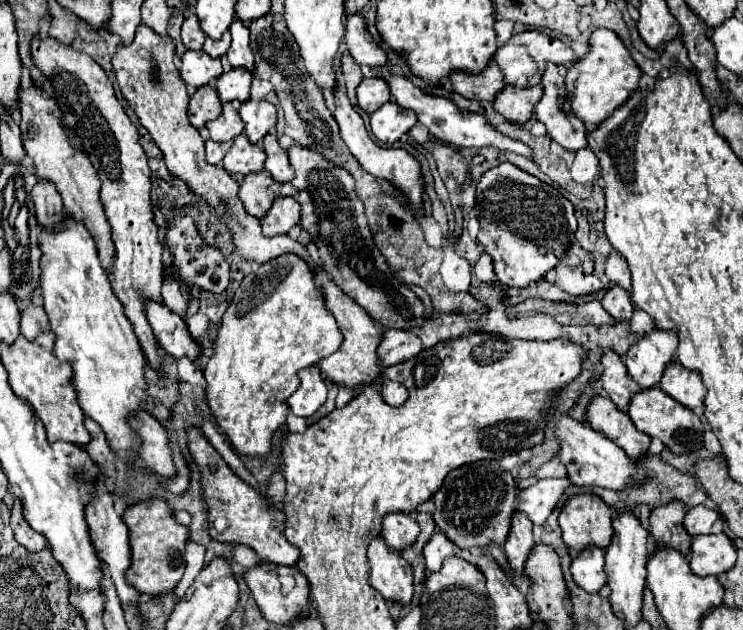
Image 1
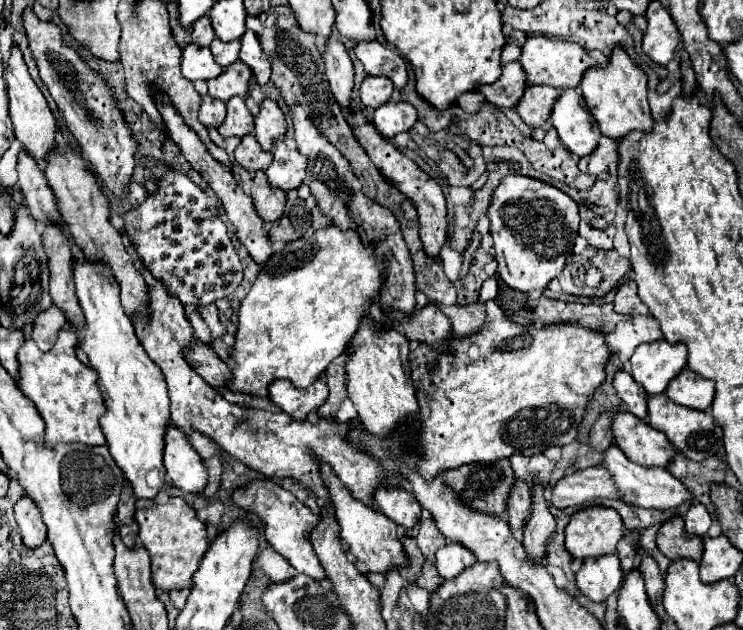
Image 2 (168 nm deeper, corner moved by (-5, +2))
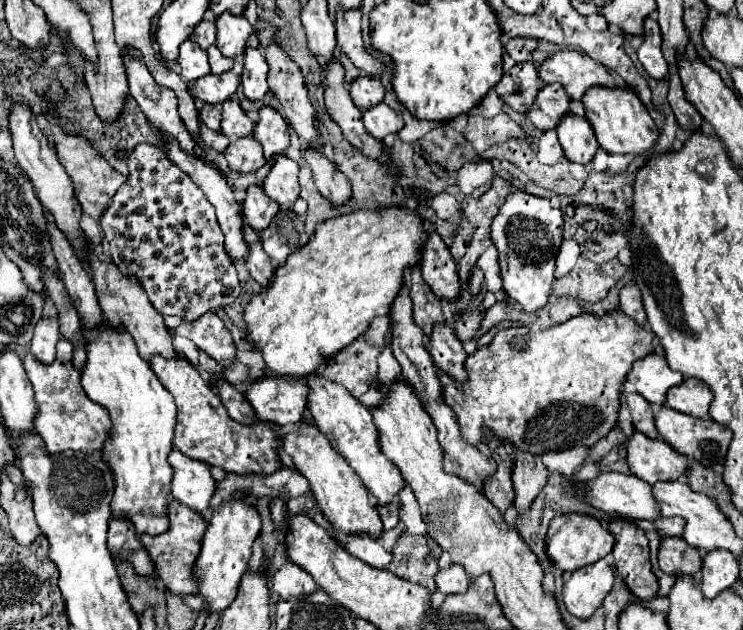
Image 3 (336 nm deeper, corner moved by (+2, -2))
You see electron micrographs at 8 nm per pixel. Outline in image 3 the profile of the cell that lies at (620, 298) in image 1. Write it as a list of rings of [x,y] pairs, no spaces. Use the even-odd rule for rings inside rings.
[[[627,284],[621,288],[619,292],[619,312],[627,314],[629,318],[633,318],[637,324],[645,324],[645,312],[643,312],[643,304],[639,300],[639,288],[635,288],[635,284]]]

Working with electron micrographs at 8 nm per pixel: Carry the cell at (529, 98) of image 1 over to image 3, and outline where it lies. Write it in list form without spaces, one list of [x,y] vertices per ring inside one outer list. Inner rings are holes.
[[[547,84],[539,90],[533,106],[527,112],[527,118],[541,132],[555,128],[557,120],[569,112],[569,100],[563,96],[563,88],[559,84]]]

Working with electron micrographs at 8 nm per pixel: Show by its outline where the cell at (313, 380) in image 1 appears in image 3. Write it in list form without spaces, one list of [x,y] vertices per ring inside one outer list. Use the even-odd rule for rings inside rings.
[[[267,376],[251,382],[245,398],[263,422],[277,426],[295,424],[307,410],[309,386],[305,380]]]

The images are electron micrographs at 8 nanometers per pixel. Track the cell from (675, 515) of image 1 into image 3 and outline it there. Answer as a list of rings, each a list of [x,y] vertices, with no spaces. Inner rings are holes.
[[[661,538],[659,544],[659,568],[667,574],[695,574],[701,570],[701,554],[689,546],[683,538]]]

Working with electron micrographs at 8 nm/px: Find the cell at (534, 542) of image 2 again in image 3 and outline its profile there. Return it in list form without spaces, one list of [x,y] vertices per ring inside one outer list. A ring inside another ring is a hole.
[[[517,452],[517,462],[513,466],[513,484],[515,484],[515,510],[525,514],[537,494],[543,490],[547,482],[549,470],[541,462],[541,456],[533,456],[529,452]]]

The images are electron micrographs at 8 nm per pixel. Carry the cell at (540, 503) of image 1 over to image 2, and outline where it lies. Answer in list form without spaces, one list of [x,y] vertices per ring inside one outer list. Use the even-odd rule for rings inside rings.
[[[602,466],[566,474],[548,494],[548,502],[558,508],[588,506],[600,498],[622,498],[610,472]]]

